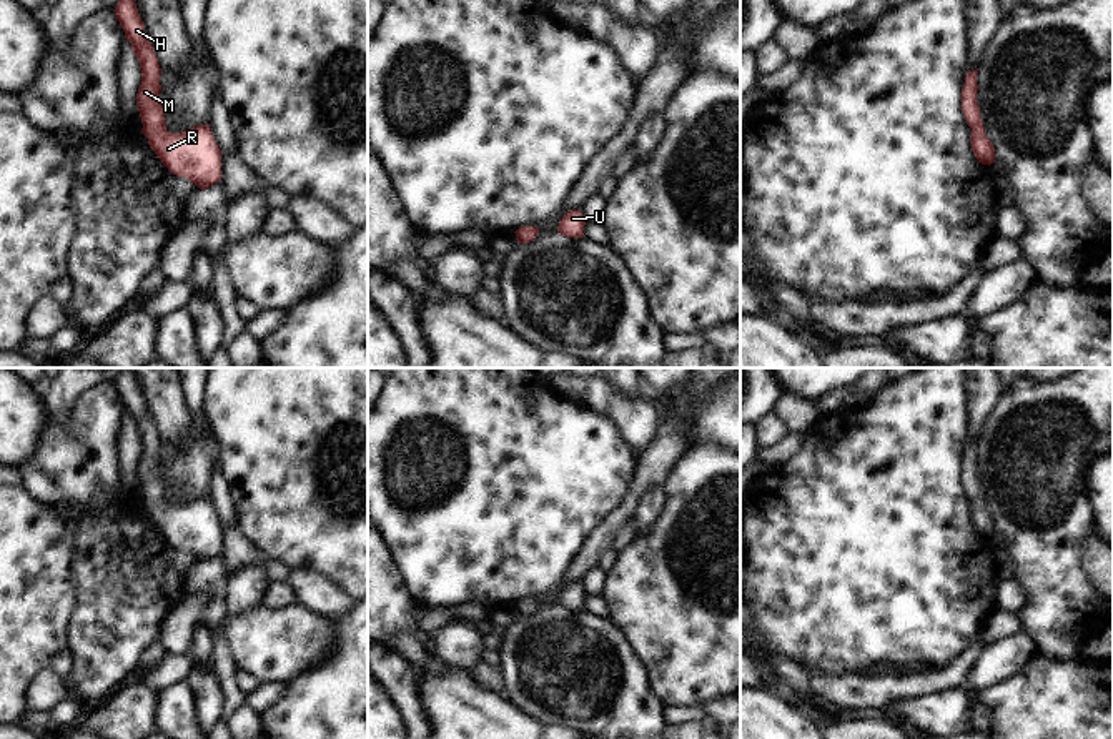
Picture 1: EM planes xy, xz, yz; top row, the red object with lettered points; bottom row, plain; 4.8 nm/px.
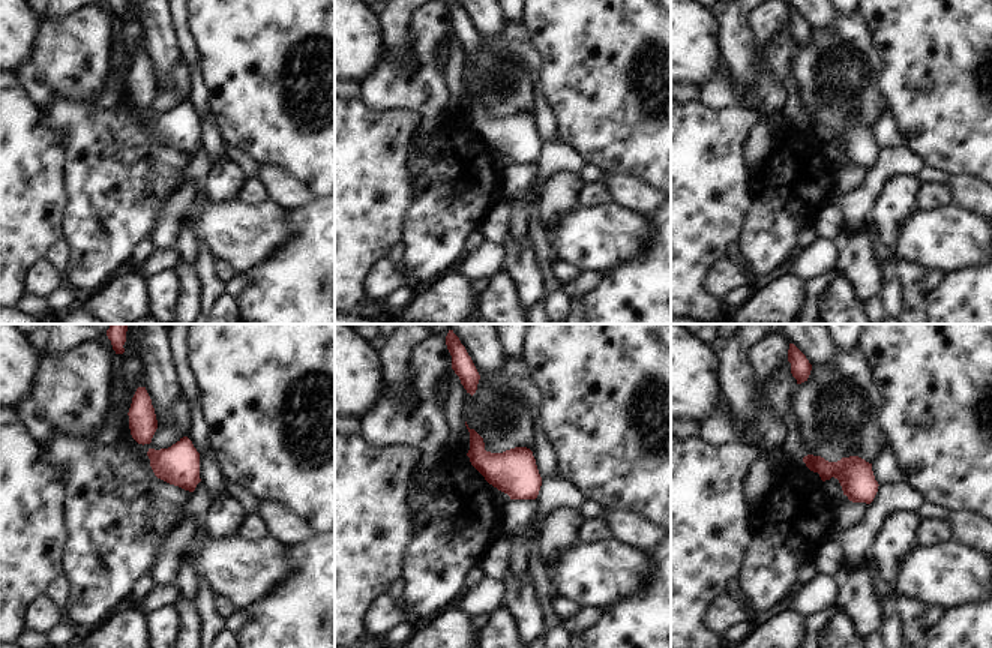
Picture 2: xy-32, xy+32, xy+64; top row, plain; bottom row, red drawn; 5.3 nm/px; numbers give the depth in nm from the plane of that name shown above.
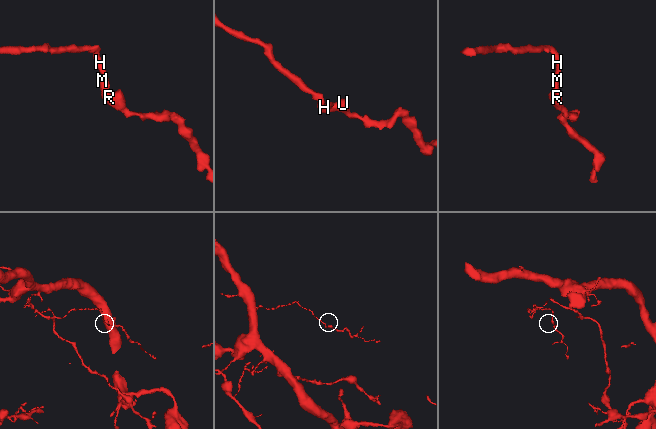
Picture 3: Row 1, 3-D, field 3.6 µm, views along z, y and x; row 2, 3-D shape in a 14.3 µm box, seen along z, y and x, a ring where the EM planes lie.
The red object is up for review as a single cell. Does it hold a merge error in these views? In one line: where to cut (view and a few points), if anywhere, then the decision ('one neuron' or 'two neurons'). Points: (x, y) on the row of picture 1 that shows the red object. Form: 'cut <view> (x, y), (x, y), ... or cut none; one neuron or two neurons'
cut none; one neuron

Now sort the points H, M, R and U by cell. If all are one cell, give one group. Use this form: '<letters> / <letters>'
H M R U

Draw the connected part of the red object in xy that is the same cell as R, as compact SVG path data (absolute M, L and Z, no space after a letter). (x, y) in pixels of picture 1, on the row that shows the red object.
M120 0L115 7L115 18L141 67L136 105L143 123L141 133L148 138L150 148L170 173L188 178L200 190L221 181L221 150L210 125L195 125L181 133L171 133L165 128L165 112L160 103L161 68L146 38L135 0Z

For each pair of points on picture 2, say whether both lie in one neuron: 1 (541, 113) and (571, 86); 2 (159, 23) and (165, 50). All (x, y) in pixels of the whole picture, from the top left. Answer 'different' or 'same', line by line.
1: different
2: same

